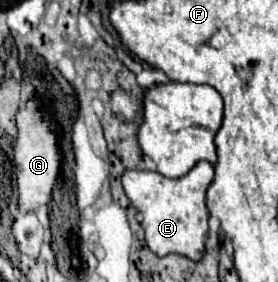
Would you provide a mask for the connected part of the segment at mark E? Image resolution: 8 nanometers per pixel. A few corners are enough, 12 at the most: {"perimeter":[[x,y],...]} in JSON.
{"perimeter":[[215,168],[177,180],[127,170],[125,194],[143,214],[157,256],[203,258],[205,194]]}

